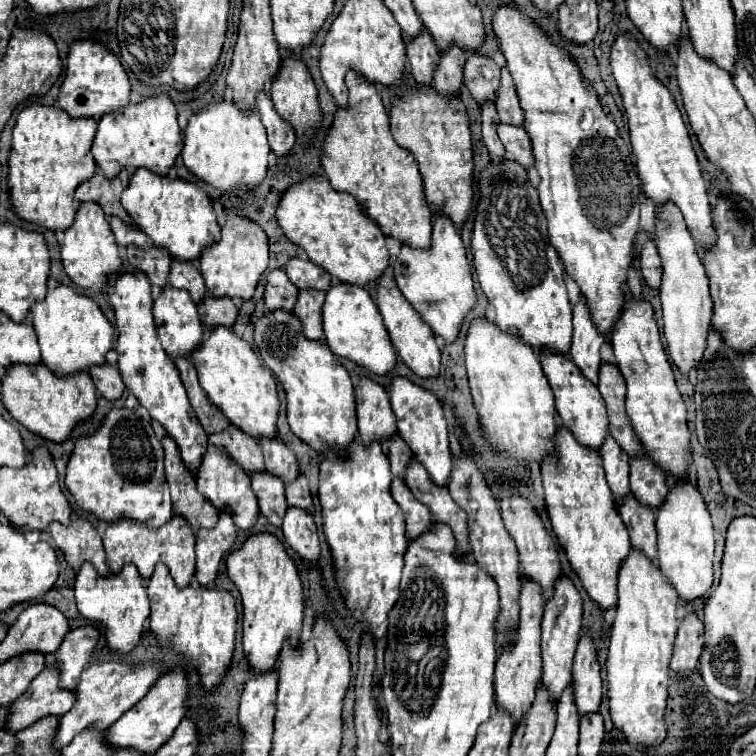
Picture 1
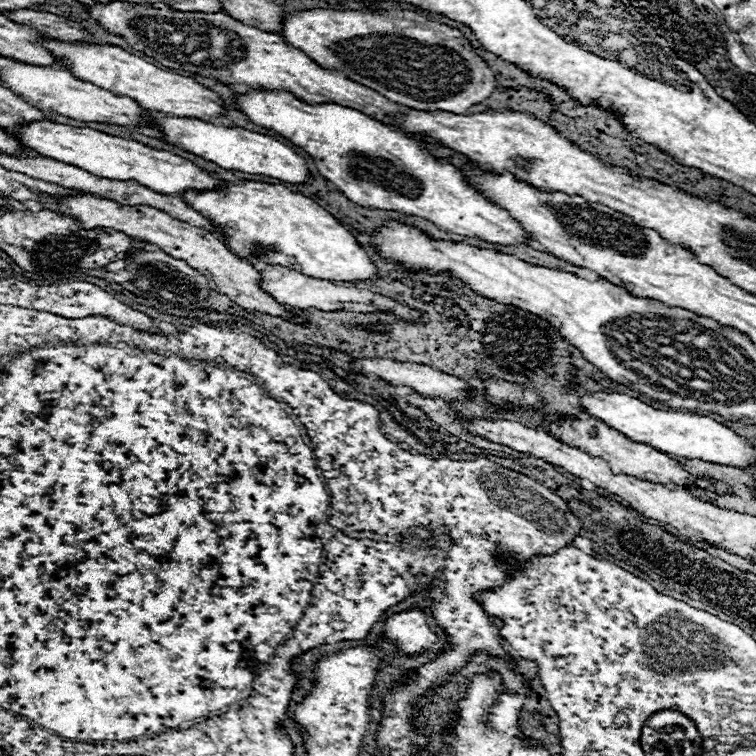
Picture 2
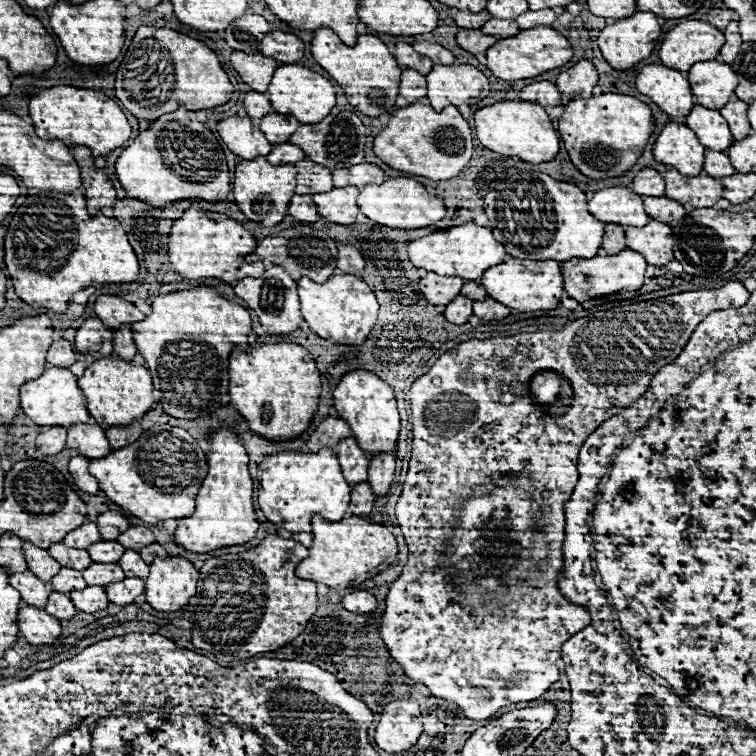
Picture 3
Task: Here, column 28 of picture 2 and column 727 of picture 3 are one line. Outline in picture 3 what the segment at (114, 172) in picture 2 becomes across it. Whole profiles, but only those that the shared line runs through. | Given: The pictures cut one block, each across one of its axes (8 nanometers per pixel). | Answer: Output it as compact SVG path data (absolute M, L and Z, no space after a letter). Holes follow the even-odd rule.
M698 104L688 114L686 126L696 132L698 140L706 148L718 148L718 152L722 152L722 150L730 148L730 144L734 142L730 128L718 110L710 110L710 108L704 108Z

